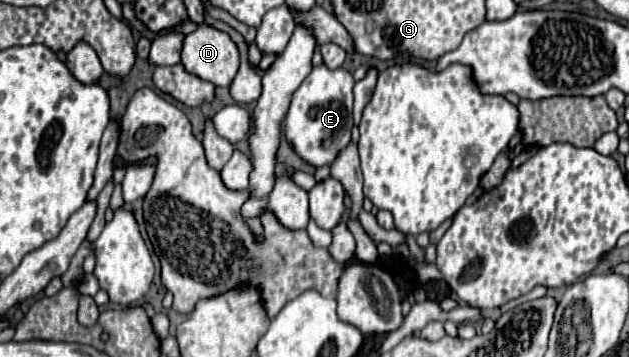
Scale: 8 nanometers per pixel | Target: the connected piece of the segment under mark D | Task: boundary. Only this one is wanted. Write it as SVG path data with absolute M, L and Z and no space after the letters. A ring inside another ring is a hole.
M204 24L204 26L198 26L196 32L186 36L184 50L182 50L182 64L190 74L194 74L206 82L212 82L214 86L226 86L228 88L228 86L232 86L232 80L240 68L238 46L232 42L232 38L228 34L214 30L214 28Z

